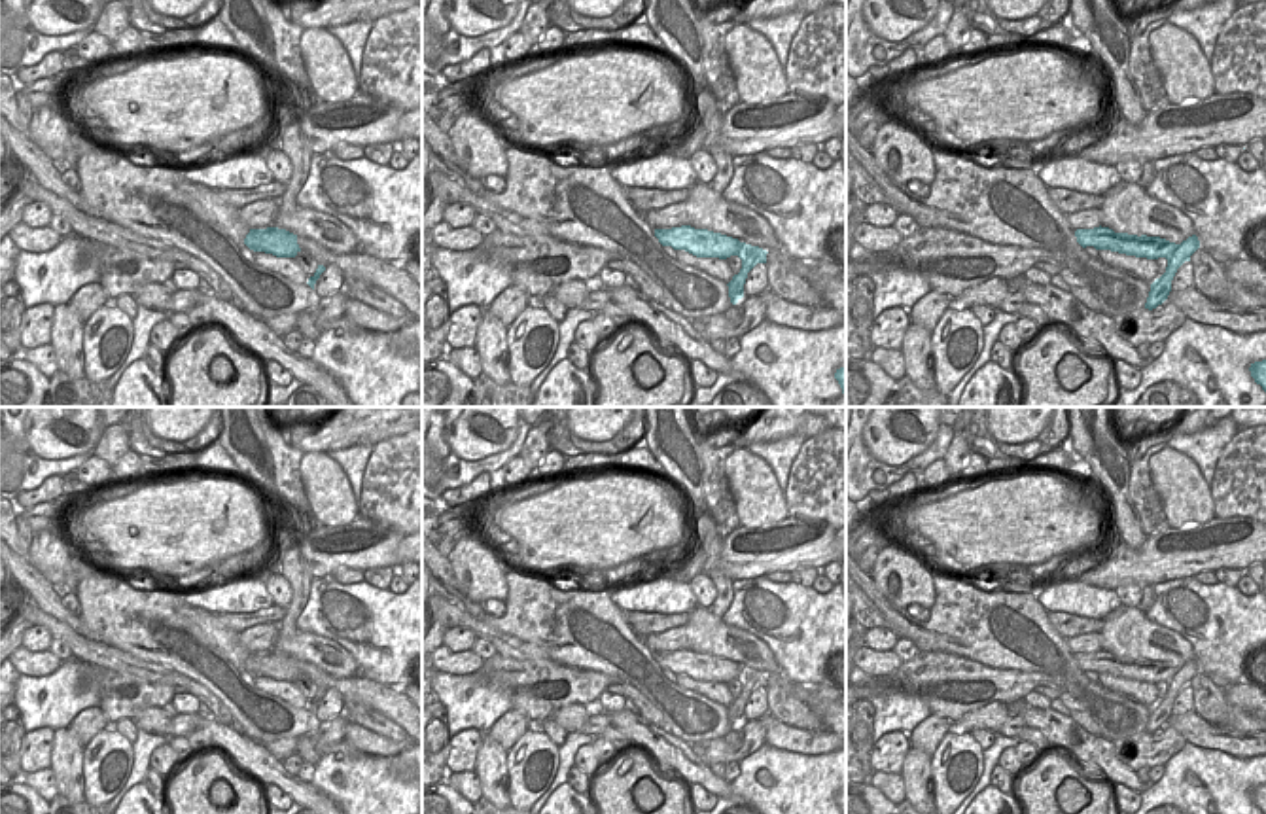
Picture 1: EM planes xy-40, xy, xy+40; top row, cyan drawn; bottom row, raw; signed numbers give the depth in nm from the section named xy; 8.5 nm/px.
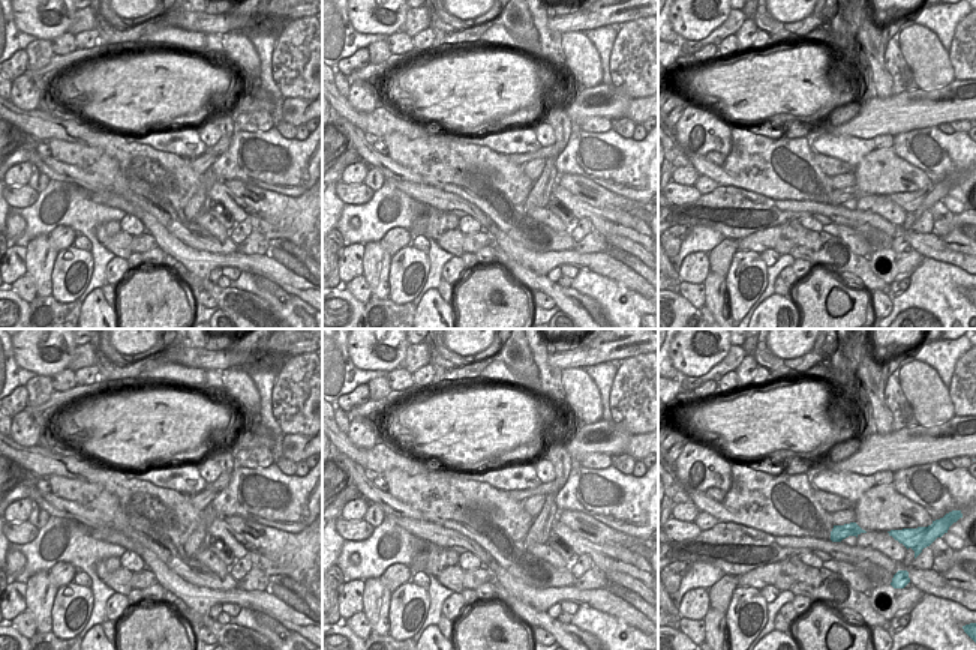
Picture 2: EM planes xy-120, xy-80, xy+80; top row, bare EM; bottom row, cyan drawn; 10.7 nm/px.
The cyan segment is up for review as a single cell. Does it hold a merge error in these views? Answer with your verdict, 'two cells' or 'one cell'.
two cells

